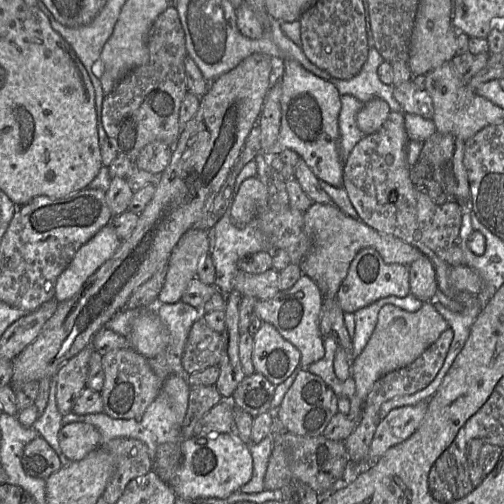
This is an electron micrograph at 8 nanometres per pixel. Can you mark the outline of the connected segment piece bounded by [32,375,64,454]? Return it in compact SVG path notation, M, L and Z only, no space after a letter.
M56 375L51 378L49 398L47 406L40 416L33 424L33 428L36 429L41 437L43 437L53 450L57 454L64 454L59 445L59 431L62 425L63 415L60 413L57 407L56 393Z

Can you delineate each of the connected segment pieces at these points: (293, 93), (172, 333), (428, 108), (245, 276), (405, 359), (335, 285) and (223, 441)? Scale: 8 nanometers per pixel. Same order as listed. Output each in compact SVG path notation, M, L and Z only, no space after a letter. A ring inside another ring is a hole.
M284 59L281 78L281 130L279 138L265 153L268 161L285 150L295 151L314 175L335 187L343 186L344 162L339 154L339 113L341 95L332 81L316 77L293 59Z
M182 301L166 304L153 302L157 307L155 311L169 331L169 344L165 350L165 356L173 371L188 382L188 374L182 366L182 355L189 331L194 322L204 318L205 311L201 307L193 307Z
M413 80L394 86L393 96L400 104L402 112L432 120L434 107L432 98L426 90L418 89Z
M271 268L262 274L240 272L232 280L232 287L242 296L250 296L260 300L274 298L279 288L280 272Z
M425 302L415 312L407 312L395 305L384 305L378 314L376 327L363 351L351 362L351 377L356 385L356 397L364 404L374 383L383 375L412 363L441 333L448 329L448 322L432 302Z
M313 203L304 213L304 230L311 241L311 251L301 263L303 274L311 277L321 290L323 299L336 298L350 264L360 250L375 249L387 264L409 266L423 253L413 245L369 227L362 220L346 215L336 205Z
M232 433L194 436L179 444L160 444L153 459L153 471L175 492L177 499L192 501L205 498L227 498L245 485L253 475L249 445Z

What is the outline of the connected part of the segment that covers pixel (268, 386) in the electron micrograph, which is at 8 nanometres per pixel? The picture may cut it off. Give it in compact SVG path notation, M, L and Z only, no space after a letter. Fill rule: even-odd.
M254 373L245 376L234 391L231 402L255 418L270 410L275 388L264 375Z

